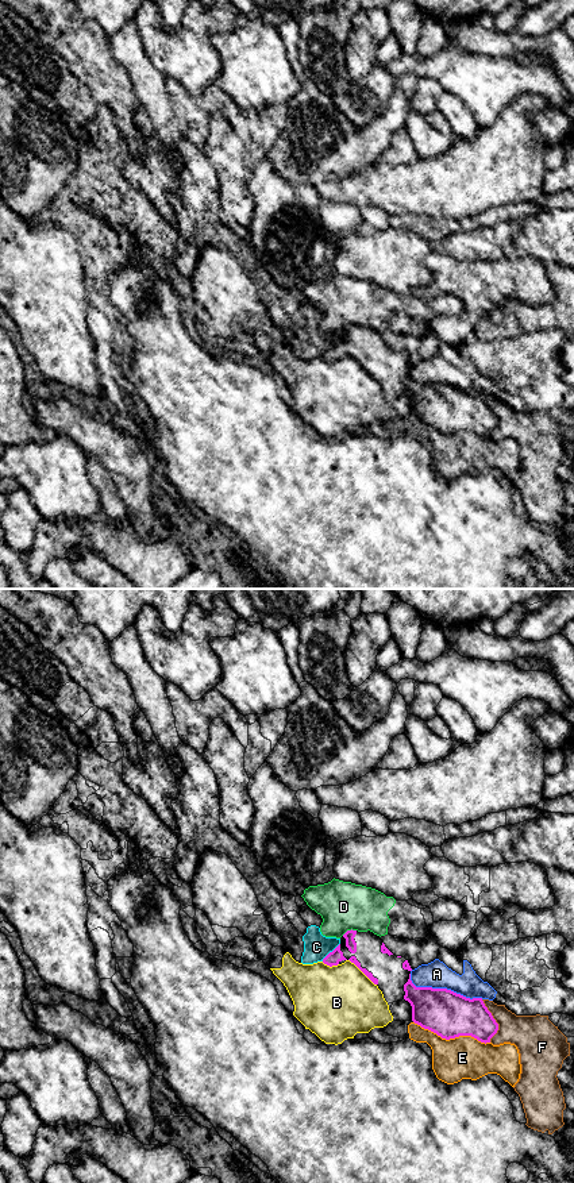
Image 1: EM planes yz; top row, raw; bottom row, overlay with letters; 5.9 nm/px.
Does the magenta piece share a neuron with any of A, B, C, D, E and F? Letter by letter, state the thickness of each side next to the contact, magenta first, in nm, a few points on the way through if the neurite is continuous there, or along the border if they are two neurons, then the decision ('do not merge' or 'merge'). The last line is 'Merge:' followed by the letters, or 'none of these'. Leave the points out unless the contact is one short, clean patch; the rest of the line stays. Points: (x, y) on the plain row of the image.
A: calibres 280 and 160 nm; do not merge
B: calibres 50 and 440 nm; do not merge
C: calibres 80 and 160 nm; border yz (339, 338), (322, 355); do not merge
D: calibres 60 and 280 nm; do not merge
E: calibres 280 and 260 nm; do not merge
F: calibres 260 and 240 nm; do not merge
Merge: none of these

